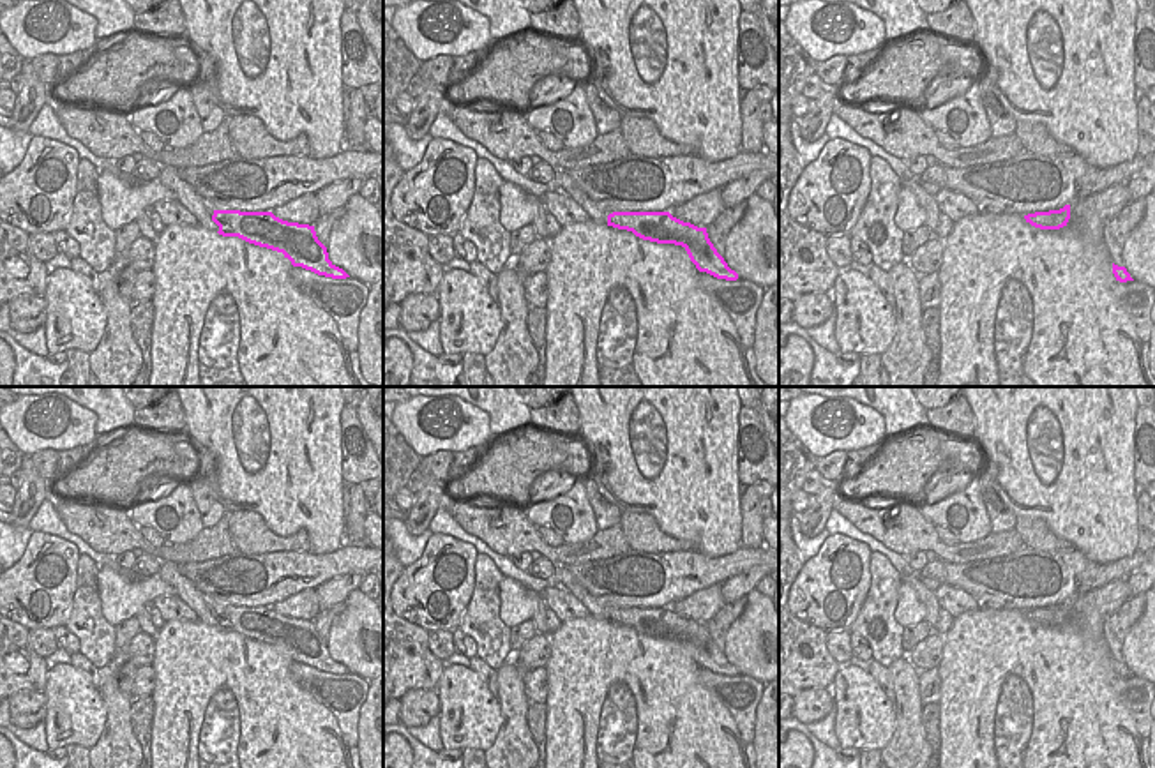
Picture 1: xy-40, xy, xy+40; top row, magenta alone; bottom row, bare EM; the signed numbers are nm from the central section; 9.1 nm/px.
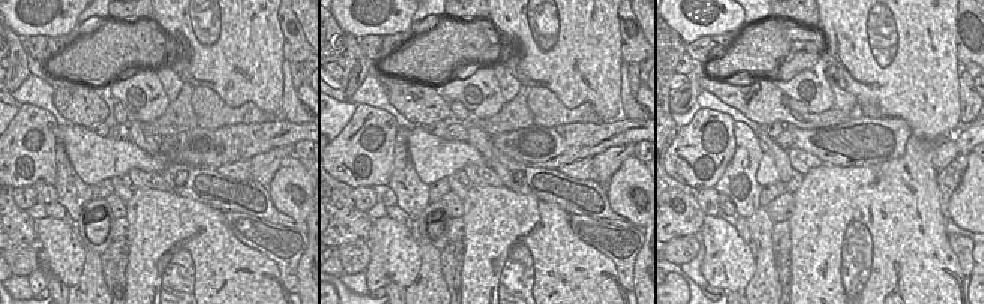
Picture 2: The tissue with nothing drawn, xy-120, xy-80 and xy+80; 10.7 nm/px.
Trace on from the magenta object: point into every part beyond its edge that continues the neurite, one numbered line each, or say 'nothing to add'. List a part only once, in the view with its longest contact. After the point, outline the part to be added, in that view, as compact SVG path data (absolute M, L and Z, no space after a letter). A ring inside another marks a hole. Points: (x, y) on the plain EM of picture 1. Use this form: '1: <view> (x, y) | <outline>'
1: xy-40 (184, 588) | M161 561L159 577L175 588L177 597L198 614L201 623L212 625L215 629L219 627L219 621L212 616L214 607L219 604L201 593L192 581L184 577L177 563Z

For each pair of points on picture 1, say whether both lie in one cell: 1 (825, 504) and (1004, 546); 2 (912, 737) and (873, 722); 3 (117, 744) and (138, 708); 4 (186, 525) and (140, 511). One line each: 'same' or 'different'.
1: different
2: different
3: different
4: same

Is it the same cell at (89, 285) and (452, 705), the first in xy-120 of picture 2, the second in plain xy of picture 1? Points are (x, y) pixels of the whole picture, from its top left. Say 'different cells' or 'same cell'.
different cells

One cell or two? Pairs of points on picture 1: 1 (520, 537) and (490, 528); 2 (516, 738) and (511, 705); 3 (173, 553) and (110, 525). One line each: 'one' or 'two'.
1: one
2: one
3: one

